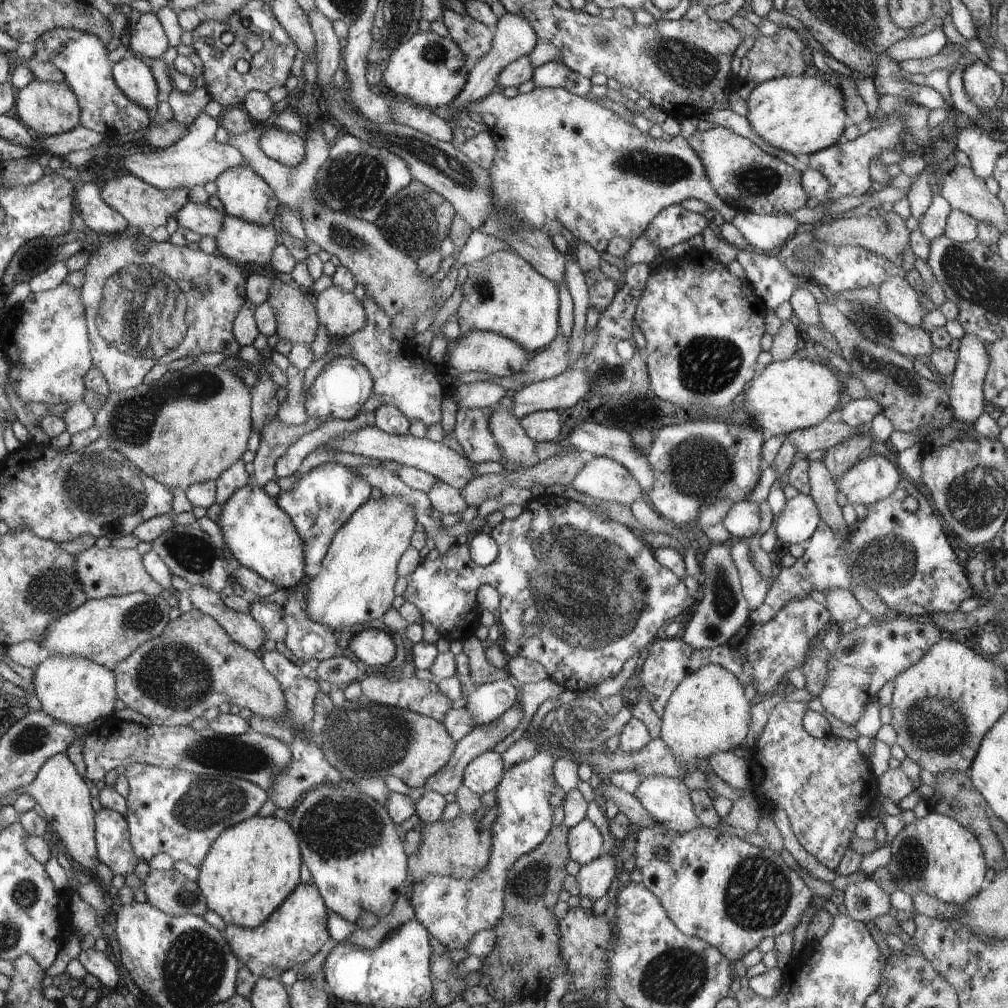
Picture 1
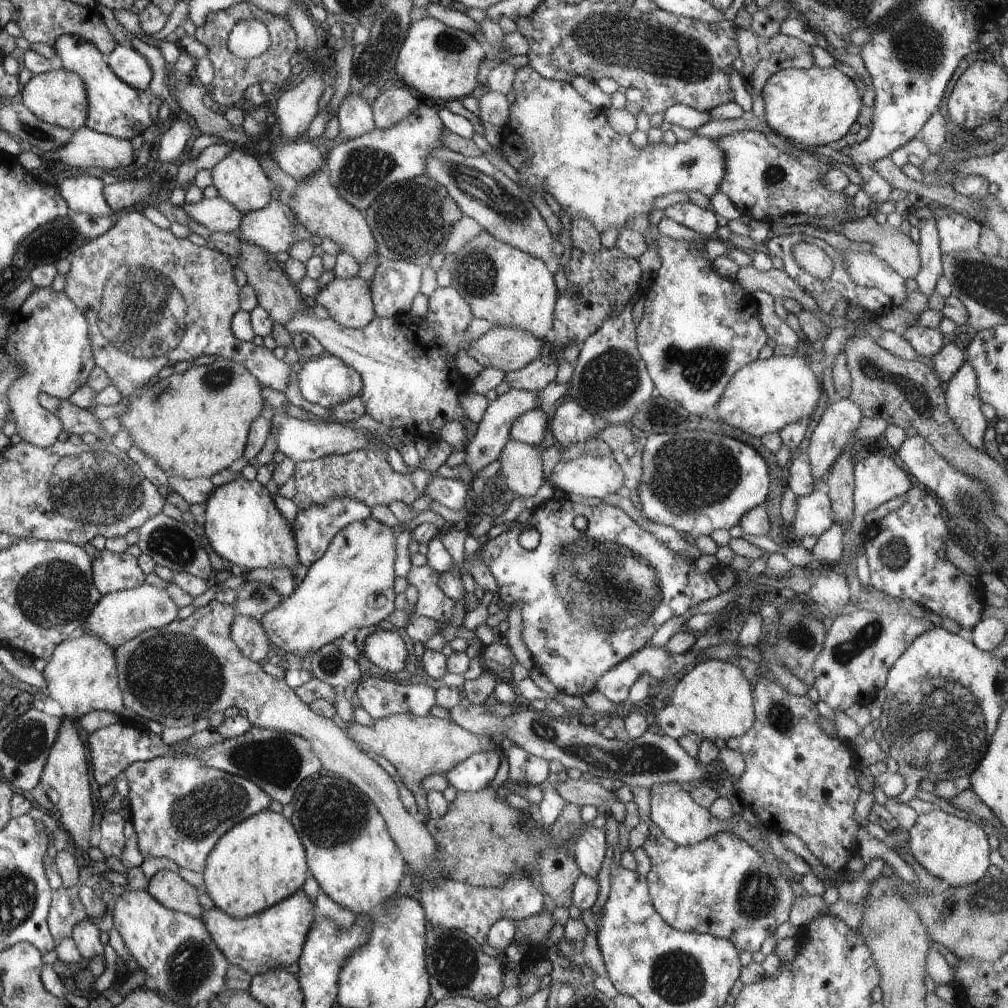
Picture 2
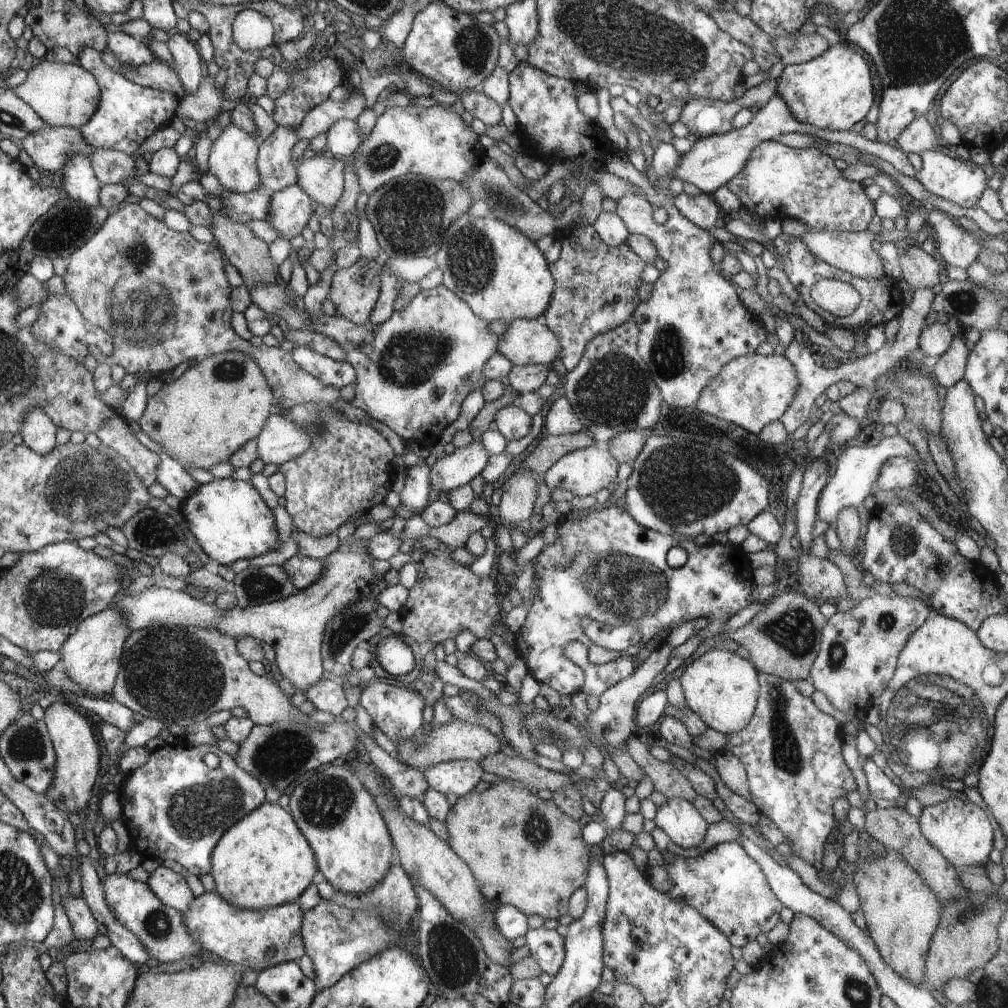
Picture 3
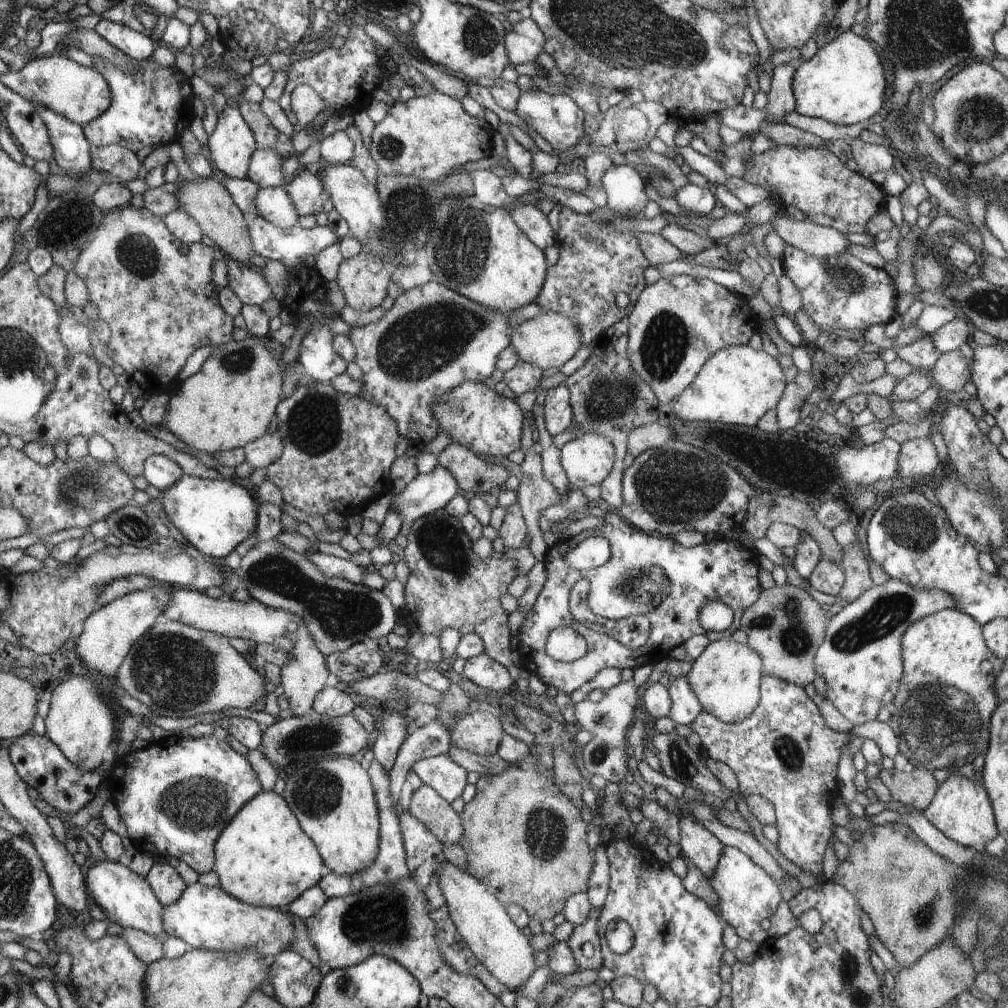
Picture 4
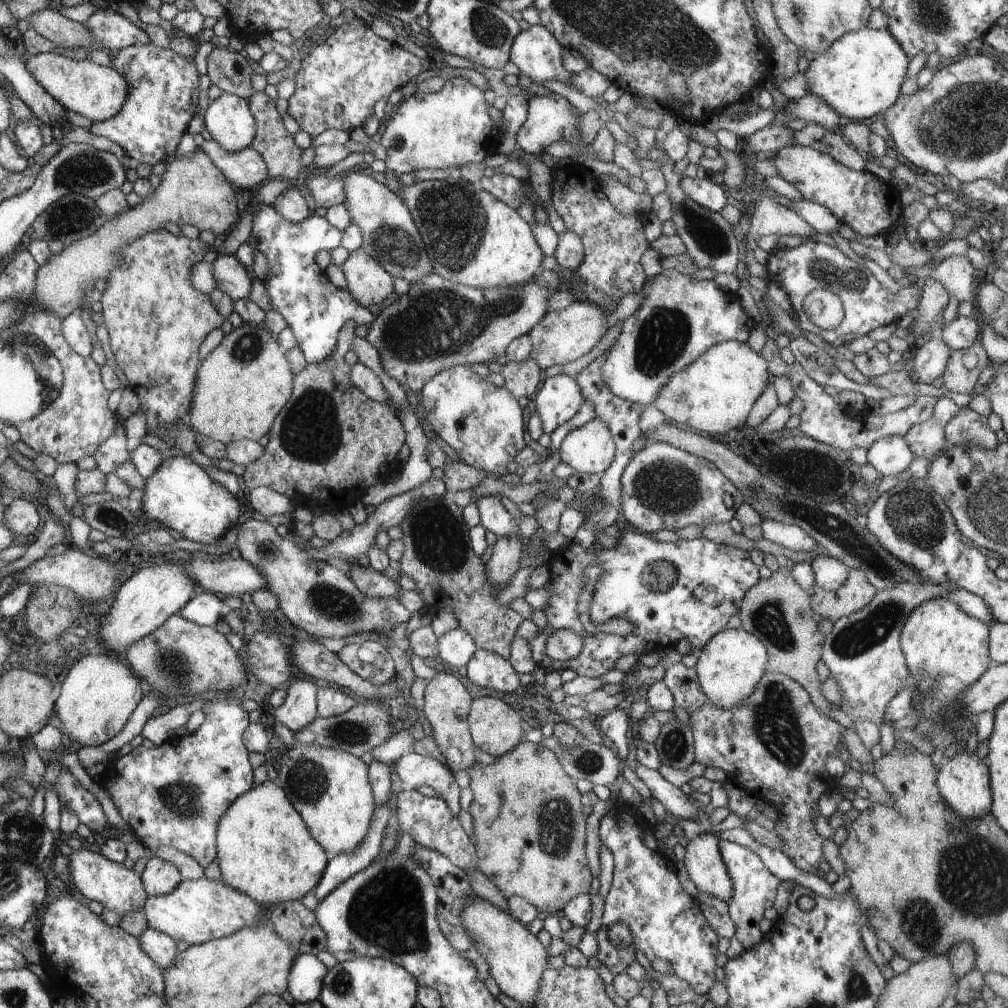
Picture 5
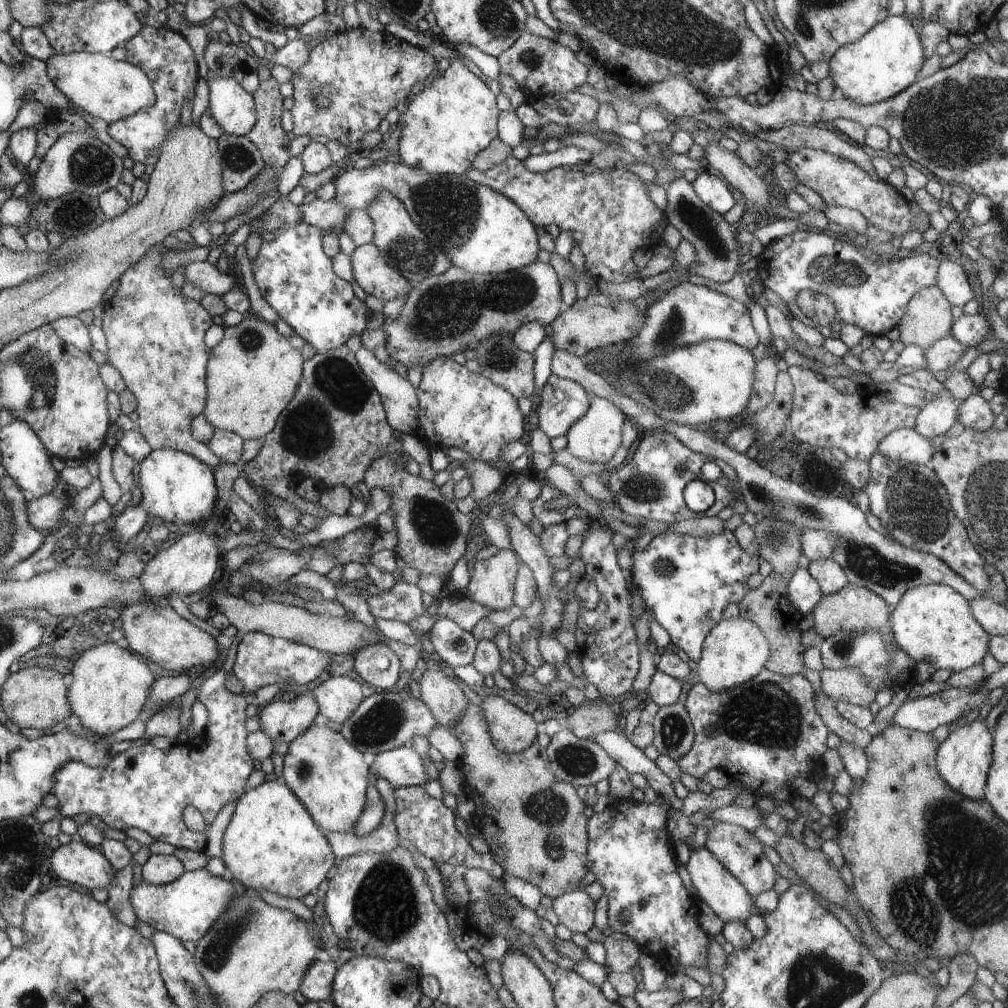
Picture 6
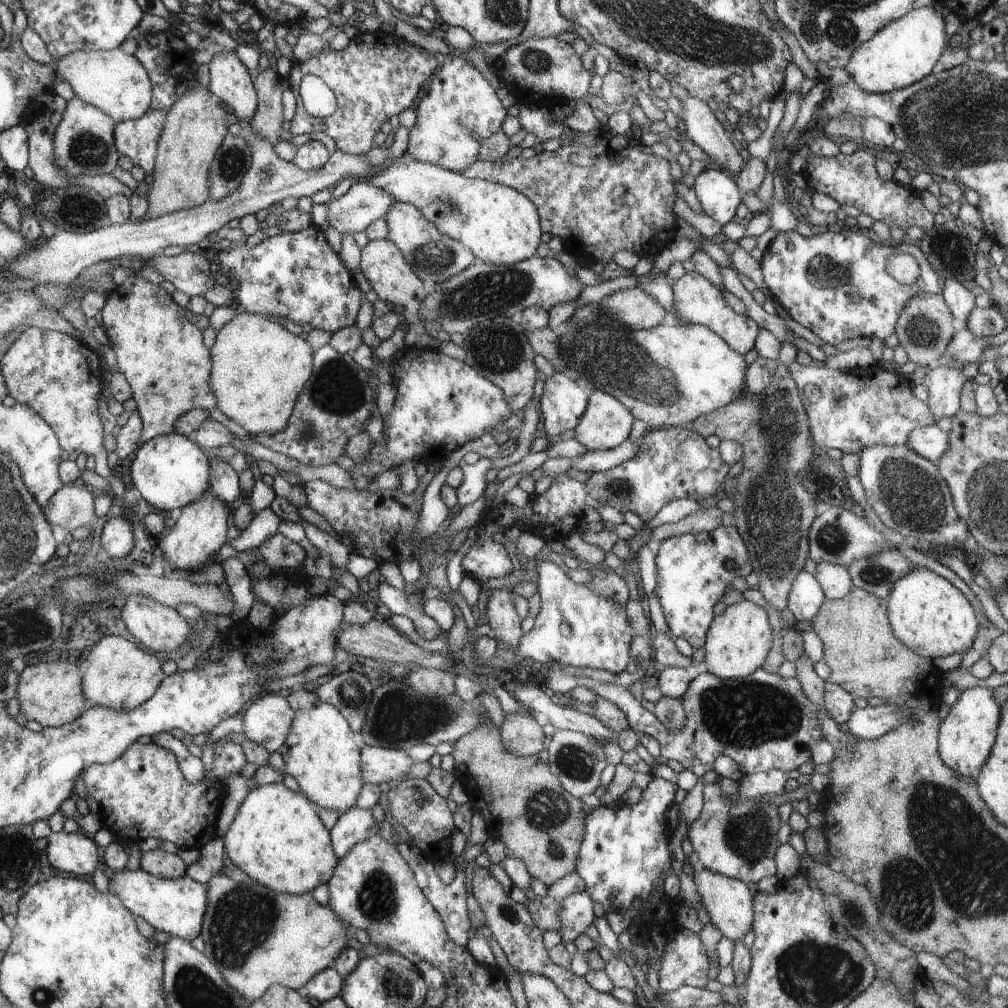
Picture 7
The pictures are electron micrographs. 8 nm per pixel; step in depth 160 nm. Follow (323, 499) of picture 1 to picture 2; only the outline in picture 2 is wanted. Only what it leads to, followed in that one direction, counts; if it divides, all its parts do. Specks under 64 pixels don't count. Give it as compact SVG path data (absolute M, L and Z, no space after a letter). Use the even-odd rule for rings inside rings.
M336 497L322 504L307 506L296 514L295 537L299 543L299 557L302 566L312 566L330 548L335 534L354 521L370 517L370 508L365 502L352 497Z

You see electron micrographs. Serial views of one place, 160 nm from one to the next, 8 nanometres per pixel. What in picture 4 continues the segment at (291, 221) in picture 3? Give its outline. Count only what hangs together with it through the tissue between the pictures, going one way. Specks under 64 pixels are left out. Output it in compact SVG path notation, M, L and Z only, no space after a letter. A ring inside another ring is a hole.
M308 169L298 171L284 188L289 192L299 217L306 214L317 215L322 211L322 204L327 196L322 181L318 176L312 175Z

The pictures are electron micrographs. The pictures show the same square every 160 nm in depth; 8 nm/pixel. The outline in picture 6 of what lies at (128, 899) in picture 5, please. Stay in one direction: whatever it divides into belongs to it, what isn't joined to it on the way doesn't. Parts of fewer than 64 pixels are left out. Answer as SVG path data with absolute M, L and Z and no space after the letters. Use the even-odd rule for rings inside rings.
M76 837L60 846L51 857L52 870L60 880L89 891L104 888L109 892L116 874L115 867L110 863L97 848Z

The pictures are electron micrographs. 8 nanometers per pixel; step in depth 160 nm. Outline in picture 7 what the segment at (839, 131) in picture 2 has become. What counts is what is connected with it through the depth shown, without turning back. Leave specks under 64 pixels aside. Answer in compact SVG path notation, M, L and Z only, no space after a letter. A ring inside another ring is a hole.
M924 6L918 10L912 9L902 18L884 26L872 39L860 44L852 52L852 58L842 64L852 81L862 90L874 94L893 92L932 74L944 50L948 48L950 38L946 34L946 22L940 10L935 6Z

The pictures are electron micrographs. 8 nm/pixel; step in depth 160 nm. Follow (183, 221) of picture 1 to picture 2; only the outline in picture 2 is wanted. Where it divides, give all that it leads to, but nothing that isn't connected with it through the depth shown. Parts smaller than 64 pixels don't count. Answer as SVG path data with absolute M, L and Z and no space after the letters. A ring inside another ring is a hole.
M220 196L184 204L183 209L190 219L204 225L211 233L236 232L244 214Z

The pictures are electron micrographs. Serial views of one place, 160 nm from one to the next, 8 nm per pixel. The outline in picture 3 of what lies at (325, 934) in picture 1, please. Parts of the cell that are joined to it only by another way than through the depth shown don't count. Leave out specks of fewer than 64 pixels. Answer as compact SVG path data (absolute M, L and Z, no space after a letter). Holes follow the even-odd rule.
M205 892L192 900L184 916L189 931L204 950L242 969L260 972L288 961L298 962L306 953L302 935L304 910L297 900L267 909L250 910L228 904L218 893Z

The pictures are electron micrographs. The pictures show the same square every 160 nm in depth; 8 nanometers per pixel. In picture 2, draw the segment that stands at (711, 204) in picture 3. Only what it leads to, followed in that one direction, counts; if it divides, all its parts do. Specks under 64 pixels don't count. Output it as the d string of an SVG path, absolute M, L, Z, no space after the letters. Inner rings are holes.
M677 203L670 205L663 210L663 214L672 218L674 222L688 226L704 237L713 238L716 235L719 225L722 223L720 216L716 212L702 209L693 203Z

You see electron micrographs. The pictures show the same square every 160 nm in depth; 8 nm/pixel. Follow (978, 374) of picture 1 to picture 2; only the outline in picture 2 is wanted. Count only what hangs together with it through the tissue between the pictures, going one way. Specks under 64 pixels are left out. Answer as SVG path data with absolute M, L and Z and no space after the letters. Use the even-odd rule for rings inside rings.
M966 361L948 382L945 392L948 416L960 434L974 447L982 449L988 419L982 413L979 383L974 367Z

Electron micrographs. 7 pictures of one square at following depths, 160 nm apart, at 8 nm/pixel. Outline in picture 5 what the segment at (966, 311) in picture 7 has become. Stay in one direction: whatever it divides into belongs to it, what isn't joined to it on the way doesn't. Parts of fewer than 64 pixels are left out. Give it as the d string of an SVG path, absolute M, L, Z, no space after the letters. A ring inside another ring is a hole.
M950 255L936 269L931 269L932 278L938 279L959 302L973 302L977 272L967 255Z

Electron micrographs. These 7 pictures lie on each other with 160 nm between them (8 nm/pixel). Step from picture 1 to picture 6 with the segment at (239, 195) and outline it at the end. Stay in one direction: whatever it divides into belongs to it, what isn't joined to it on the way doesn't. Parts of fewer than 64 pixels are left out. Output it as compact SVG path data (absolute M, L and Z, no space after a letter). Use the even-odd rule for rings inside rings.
M234 79L208 81L210 115L224 133L245 137L258 122L255 100Z

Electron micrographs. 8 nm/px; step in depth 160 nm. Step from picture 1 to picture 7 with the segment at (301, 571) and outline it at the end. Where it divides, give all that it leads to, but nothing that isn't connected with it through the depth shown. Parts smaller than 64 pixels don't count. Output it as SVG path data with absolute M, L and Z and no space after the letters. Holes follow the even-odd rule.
M177 433L162 434L142 443L135 455L127 479L156 510L171 513L176 508L196 502L208 492L211 482L210 458L206 458L204 450L189 437ZM118 516L106 522L102 530L102 558L114 560L114 556L126 556L134 548L134 530L132 519L129 520Z

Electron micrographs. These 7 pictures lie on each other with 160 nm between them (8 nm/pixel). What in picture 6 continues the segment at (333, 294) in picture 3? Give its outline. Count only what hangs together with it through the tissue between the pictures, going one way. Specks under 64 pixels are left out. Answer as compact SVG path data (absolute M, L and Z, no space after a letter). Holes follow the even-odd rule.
M375 243L360 245L350 255L353 280L370 296L384 303L394 298L407 297L410 283L393 267Z

